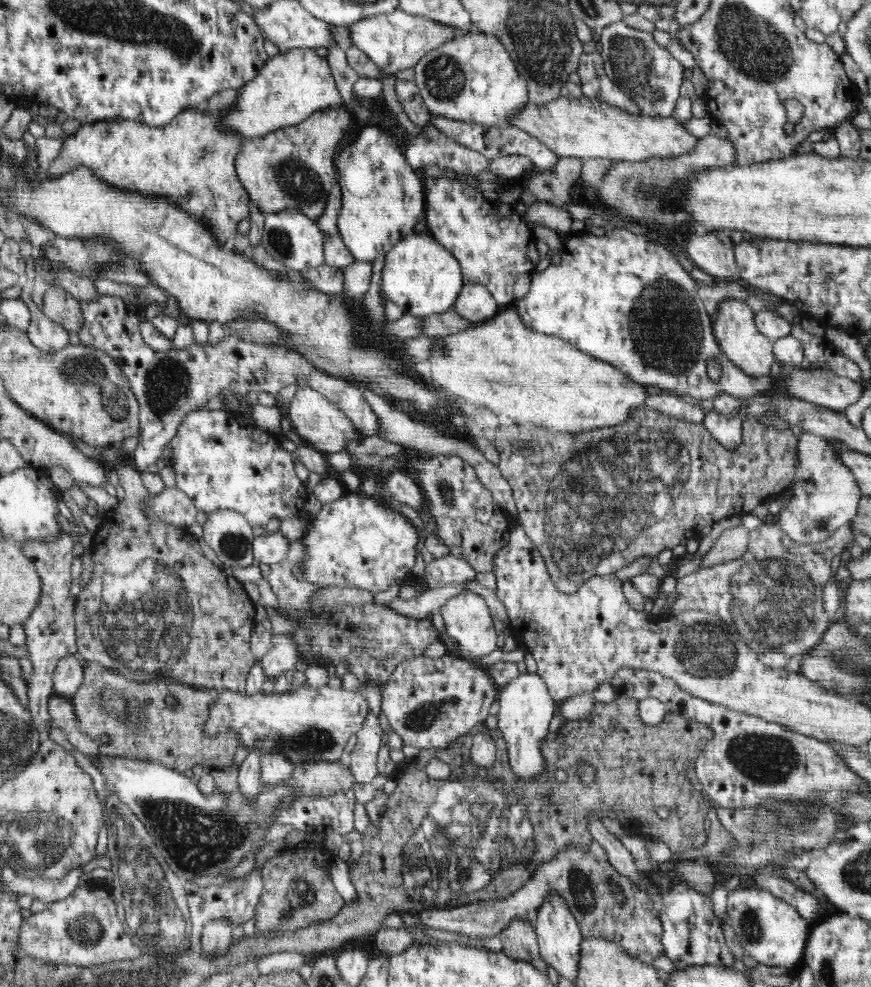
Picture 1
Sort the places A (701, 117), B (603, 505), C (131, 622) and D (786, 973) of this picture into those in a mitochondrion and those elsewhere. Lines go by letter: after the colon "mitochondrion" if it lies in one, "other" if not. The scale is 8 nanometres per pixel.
A: other
B: mitochondrion
C: mitochondrion
D: other

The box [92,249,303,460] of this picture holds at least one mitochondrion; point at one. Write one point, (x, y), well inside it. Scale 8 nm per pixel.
(166, 385)

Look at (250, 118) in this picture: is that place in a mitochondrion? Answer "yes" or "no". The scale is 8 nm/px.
no

